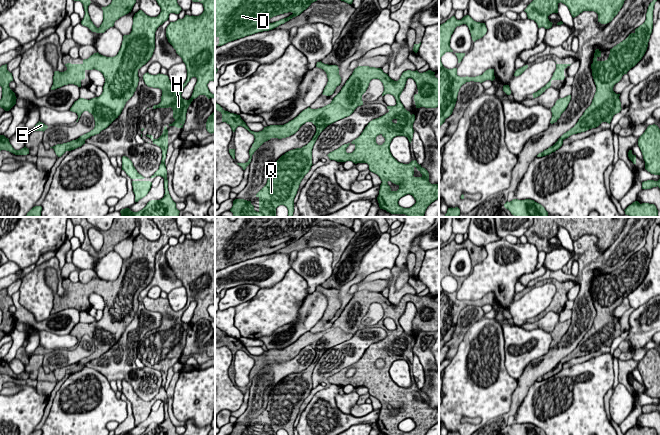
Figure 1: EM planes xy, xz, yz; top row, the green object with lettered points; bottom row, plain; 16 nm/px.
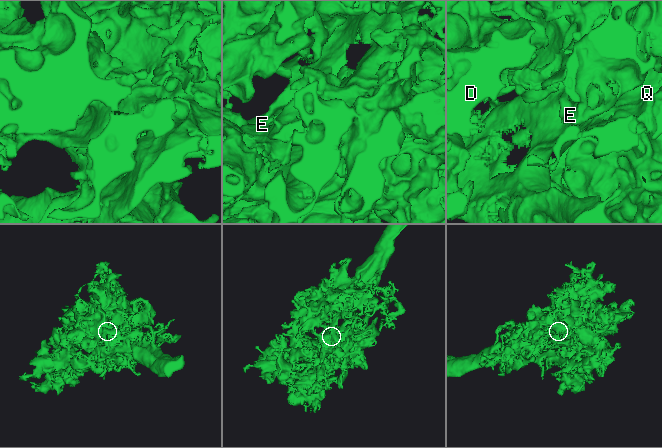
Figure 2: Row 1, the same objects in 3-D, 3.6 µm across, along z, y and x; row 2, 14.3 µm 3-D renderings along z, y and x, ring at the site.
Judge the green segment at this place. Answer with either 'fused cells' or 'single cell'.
single cell

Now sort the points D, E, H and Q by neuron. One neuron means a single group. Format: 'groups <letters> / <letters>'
groups D E H Q

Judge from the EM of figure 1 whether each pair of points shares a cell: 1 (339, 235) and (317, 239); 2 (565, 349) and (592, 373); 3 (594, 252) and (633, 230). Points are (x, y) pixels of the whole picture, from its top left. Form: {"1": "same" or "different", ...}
{"1": "same", "2": "different", "3": "same"}

